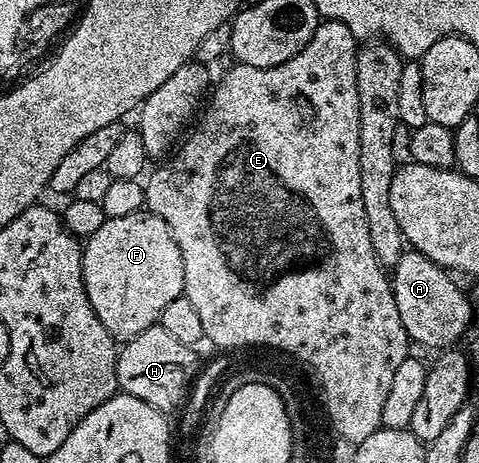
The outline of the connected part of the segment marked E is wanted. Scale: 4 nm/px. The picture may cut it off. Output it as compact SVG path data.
M322 19L321 23L317 25L311 42L307 42L307 46L303 46L303 50L299 50L299 54L295 54L295 58L287 58L287 62L283 62L279 66L260 68L259 66L247 66L246 64L234 63L232 65L233 69L231 69L218 84L216 81L215 87L212 89L203 111L200 113L200 116L202 115L201 121L199 121L199 116L196 123L192 125L192 128L194 127L193 133L191 133L191 128L188 135L176 145L175 151L168 157L170 160L167 161L166 164L159 165L153 173L151 173L152 171L148 173L148 176L150 175L149 180L146 179L144 181L144 186L145 208L148 209L148 211L154 212L159 218L163 218L163 222L167 222L167 226L171 230L171 238L175 238L175 246L179 246L179 254L183 254L183 286L185 287L183 295L187 298L191 298L191 302L195 305L195 310L199 313L199 319L203 322L205 336L212 340L220 341L220 343L244 343L246 341L254 341L259 346L265 347L266 344L266 346L269 347L266 349L269 350L280 350L284 353L288 349L293 349L293 352L300 353L301 357L305 357L305 360L312 361L312 364L316 364L317 369L320 369L320 374L324 377L325 388L329 388L329 409L332 411L332 419L336 423L336 427L339 429L340 433L342 433L344 437L354 436L355 438L359 438L365 436L369 438L371 434L375 434L382 428L381 419L383 418L383 405L385 405L387 393L391 390L391 381L396 373L397 367L411 355L411 341L407 334L407 330L403 330L403 322L399 318L399 306L395 306L395 294L393 293L390 277L387 275L386 269L382 264L377 261L377 255L371 246L371 234L367 234L367 218L363 214L363 190L359 186L358 51L359 41L357 37L351 34L351 30L347 28L342 20Z

